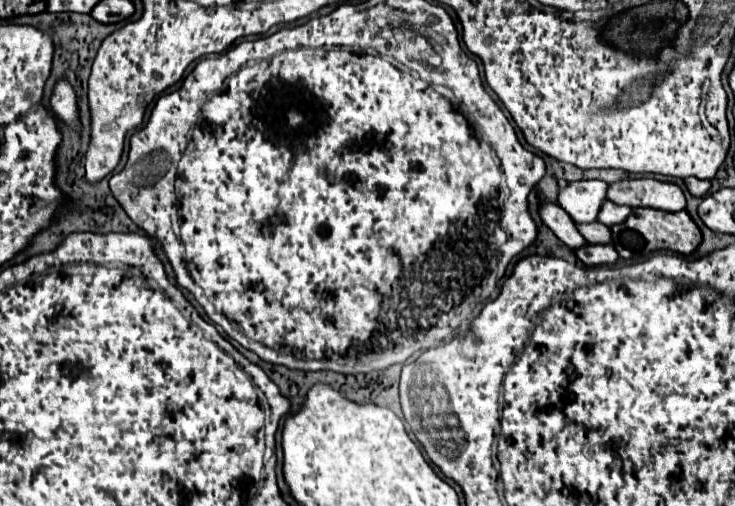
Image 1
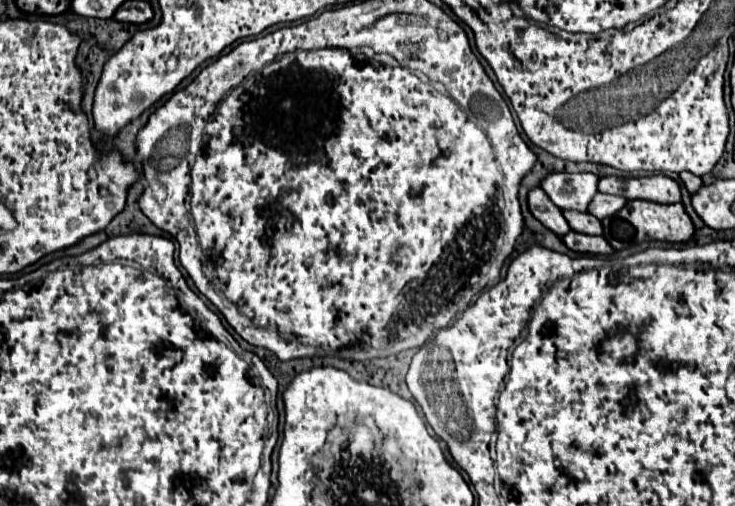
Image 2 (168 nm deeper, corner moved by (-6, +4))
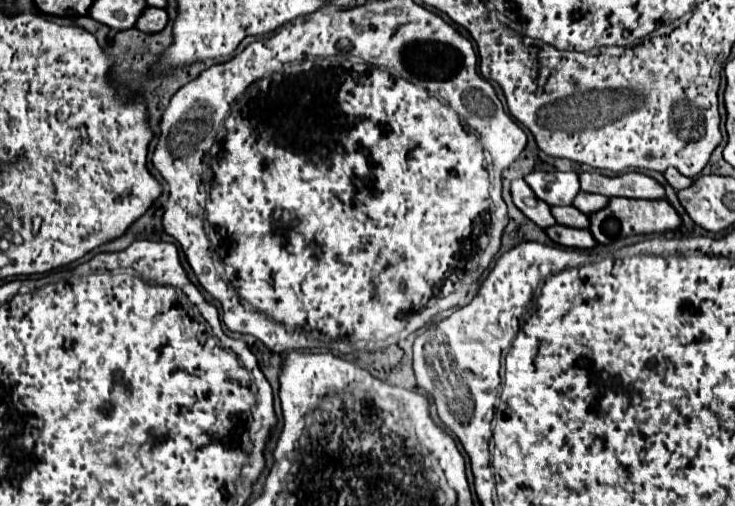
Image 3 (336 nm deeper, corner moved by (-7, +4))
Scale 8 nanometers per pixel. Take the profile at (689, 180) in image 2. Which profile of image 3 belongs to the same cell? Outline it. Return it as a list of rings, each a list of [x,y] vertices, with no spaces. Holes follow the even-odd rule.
[[[667,168],[665,172],[663,172],[663,176],[665,176],[665,180],[675,188],[675,190],[683,190],[683,188],[687,188],[693,180],[691,178],[687,178],[687,176],[683,176],[679,170],[675,170],[675,168]]]

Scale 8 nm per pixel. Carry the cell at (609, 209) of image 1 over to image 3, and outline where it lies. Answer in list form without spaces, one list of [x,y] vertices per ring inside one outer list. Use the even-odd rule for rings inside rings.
[[[579,192],[577,200],[573,200],[573,206],[579,208],[583,214],[591,214],[597,212],[599,208],[605,208],[609,202],[609,198],[601,196],[601,194],[589,194],[589,192]]]

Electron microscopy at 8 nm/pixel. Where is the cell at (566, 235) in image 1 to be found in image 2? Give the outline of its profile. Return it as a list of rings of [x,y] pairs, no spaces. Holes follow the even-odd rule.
[[[534,188],[530,190],[528,194],[528,206],[530,206],[530,212],[546,226],[550,228],[554,234],[558,236],[566,236],[572,228],[570,224],[564,220],[564,214],[560,208],[556,208],[552,204],[552,200],[548,200],[546,192],[542,188]]]

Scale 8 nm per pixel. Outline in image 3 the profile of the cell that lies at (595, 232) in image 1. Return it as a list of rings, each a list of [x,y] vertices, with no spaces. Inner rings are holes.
[[[565,206],[565,208],[551,208],[551,214],[555,216],[557,224],[571,226],[571,228],[589,228],[589,216],[579,212],[575,206]]]

